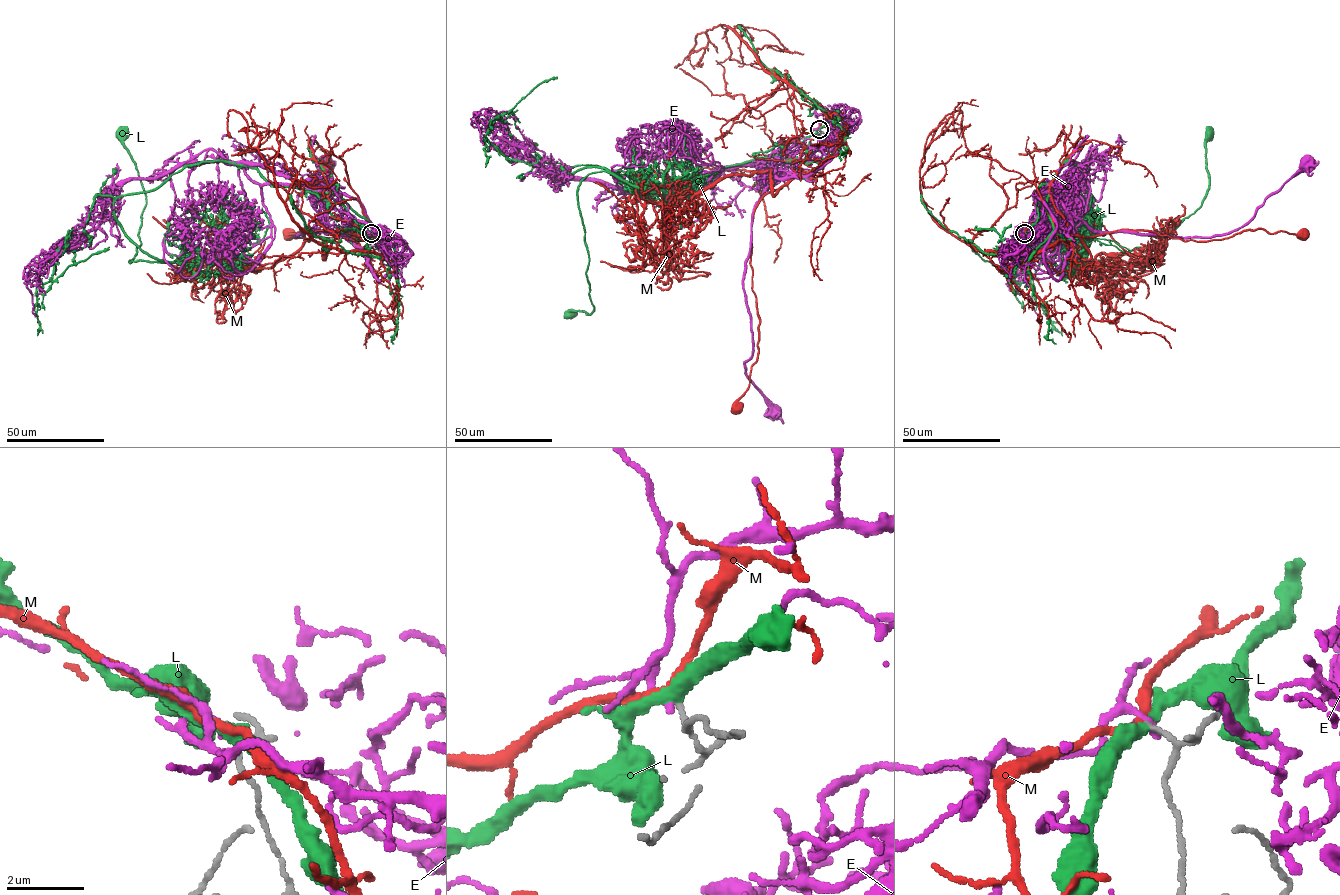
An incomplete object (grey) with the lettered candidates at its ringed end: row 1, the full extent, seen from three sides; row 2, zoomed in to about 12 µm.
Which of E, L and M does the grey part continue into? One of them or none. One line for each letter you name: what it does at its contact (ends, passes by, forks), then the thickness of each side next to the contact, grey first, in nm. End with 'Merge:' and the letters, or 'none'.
M: It passes by. Thickness 90 nm (grey) against 200 nm
Merge: M

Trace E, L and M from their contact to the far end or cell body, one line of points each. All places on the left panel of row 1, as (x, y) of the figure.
E: (371, 233), (388, 237), (390, 244), (399, 238), (326, 212), (295, 237), (305, 227), (297, 197), (325, 163)
L: (371, 233), (393, 261), (334, 194), (202, 161), (115, 200), (161, 261), (130, 262), (146, 196), (120, 135)
M: (371, 233), (389, 253), (375, 241), (311, 236), (303, 230), (304, 240), (311, 240), (310, 230), (287, 232)

